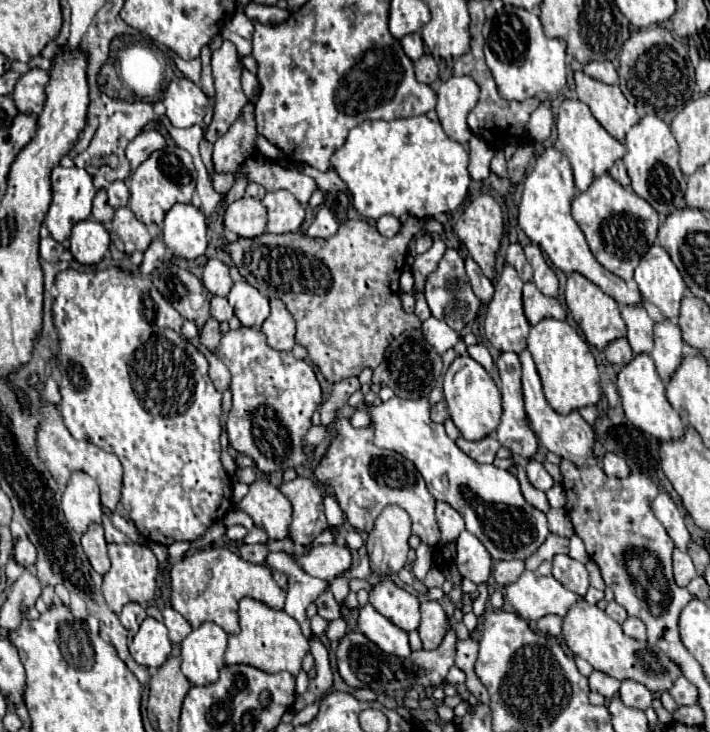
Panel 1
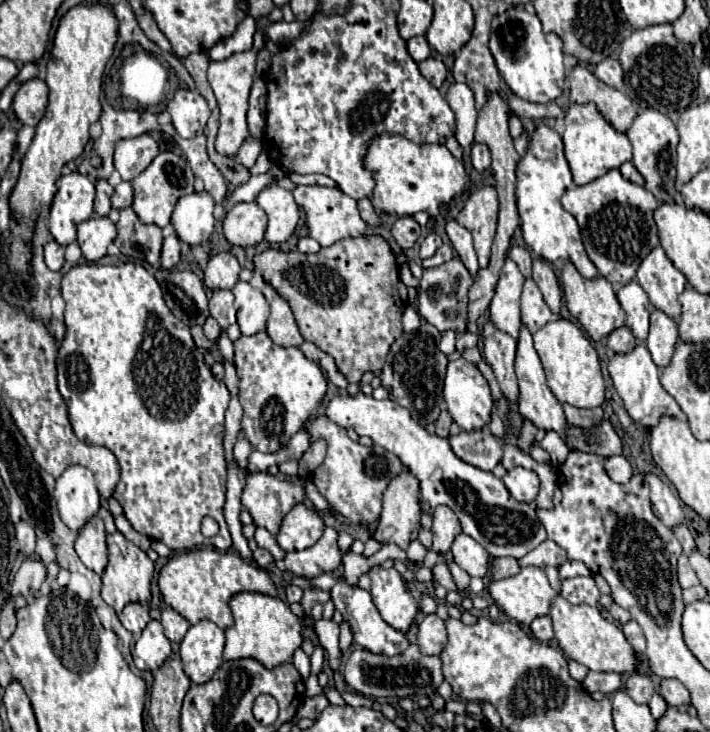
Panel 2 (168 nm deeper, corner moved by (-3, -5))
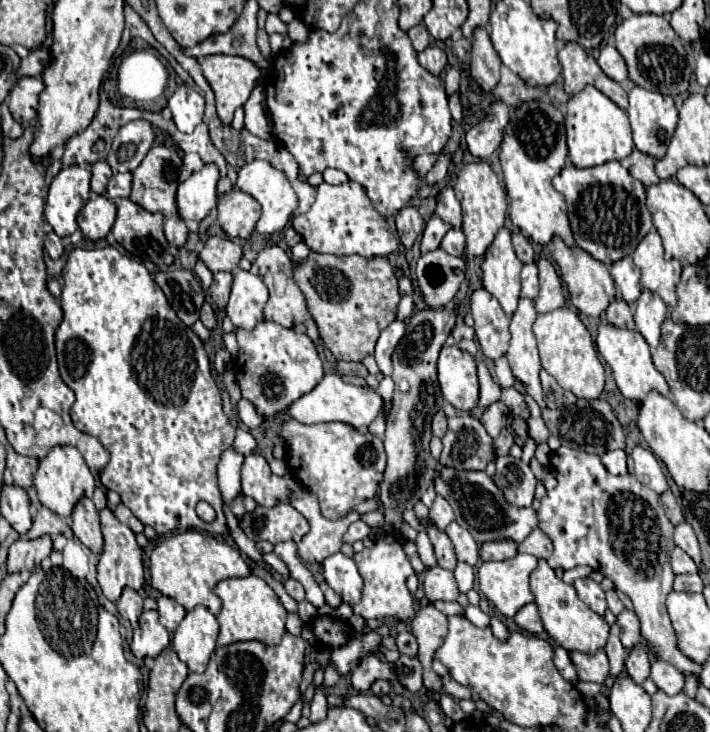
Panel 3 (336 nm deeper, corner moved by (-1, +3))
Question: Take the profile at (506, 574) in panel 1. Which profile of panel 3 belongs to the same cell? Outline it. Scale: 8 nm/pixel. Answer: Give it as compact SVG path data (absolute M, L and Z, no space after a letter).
M493 540L481 546L481 560L507 560L517 554L517 544L513 540Z

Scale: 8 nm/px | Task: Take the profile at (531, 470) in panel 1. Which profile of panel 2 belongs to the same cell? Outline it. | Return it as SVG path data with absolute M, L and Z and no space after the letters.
M517 466L505 474L503 482L511 496L521 502L531 502L539 494L539 476L533 470Z

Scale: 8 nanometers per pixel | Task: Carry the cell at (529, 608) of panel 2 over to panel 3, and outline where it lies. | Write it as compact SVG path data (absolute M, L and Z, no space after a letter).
M517 552L511 560L481 562L477 568L479 590L503 616L515 616L517 610L533 602L529 576L537 568L537 558Z

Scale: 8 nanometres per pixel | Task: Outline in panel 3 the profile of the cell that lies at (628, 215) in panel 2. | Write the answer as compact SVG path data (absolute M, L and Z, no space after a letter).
M617 160L593 168L565 164L565 168L553 178L553 186L567 200L575 244L607 266L633 254L639 240L643 240L653 228L651 214L645 206L645 186Z

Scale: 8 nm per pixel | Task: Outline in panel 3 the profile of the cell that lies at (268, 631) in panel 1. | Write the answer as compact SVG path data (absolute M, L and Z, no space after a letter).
M249 574L247 578L227 578L215 586L215 594L223 602L221 612L217 614L217 620L221 624L217 646L229 646L241 640L259 640L263 644L279 644L279 640L285 634L287 610L283 608L277 594L269 588L269 584L263 578L255 574Z

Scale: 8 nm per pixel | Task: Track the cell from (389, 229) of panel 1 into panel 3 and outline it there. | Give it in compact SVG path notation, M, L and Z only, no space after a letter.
M407 206L407 208L401 208L395 216L395 228L397 228L397 234L399 234L399 240L405 248L411 248L413 242L417 240L417 236L423 232L423 218L421 214L413 208L413 206Z

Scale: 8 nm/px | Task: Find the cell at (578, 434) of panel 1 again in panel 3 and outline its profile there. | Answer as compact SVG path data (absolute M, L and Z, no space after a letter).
M521 298L517 310L513 312L511 318L511 340L509 340L509 350L507 350L507 358L509 358L509 366L513 370L513 376L525 384L527 392L535 398L535 402L545 408L543 402L543 390L541 390L541 382L539 382L539 370L541 370L541 362L539 362L539 352L537 352L537 342L533 336L533 322L537 318L535 312L535 304L531 298Z

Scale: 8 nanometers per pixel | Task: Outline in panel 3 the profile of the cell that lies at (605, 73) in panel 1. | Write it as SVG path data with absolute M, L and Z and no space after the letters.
M605 46L601 48L601 56L599 56L599 66L601 70L613 78L615 82L625 82L627 80L627 66L625 66L625 60L623 56L617 52L615 46Z

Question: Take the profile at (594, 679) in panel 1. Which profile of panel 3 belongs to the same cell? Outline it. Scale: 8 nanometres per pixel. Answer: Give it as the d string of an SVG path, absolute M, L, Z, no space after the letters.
M599 648L599 652L595 652L595 654L583 654L583 652L571 650L569 658L571 658L581 682L603 684L605 678L609 676L609 660L607 660L603 648Z

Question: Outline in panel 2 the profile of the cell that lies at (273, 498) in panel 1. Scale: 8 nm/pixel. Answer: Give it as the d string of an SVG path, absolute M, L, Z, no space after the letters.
M265 472L251 474L247 478L241 504L253 516L257 528L265 528L271 534L277 534L281 520L287 512L305 500L305 480L293 484Z

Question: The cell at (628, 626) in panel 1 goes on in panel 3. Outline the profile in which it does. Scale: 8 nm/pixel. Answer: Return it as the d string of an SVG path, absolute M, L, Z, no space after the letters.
M623 610L617 616L617 624L621 628L621 644L631 650L633 646L637 646L641 642L641 634L639 634L639 618L635 612Z

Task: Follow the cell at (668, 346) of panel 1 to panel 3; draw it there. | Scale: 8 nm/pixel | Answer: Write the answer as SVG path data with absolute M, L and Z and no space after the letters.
M643 290L635 302L635 328L643 334L647 344L655 348L661 338L661 324L667 316L665 302L655 292Z

